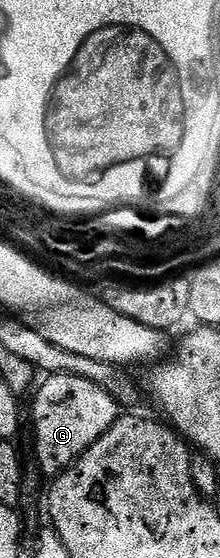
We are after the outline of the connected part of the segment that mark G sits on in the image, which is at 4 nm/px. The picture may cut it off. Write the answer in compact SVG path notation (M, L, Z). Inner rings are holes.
M69 373L46 375L36 385L35 395L32 400L33 448L37 451L38 466L49 475L49 478L60 476L70 464L74 464L119 418L119 405L117 401L113 400L107 390L100 388L95 382L88 381L87 378L75 377Z

